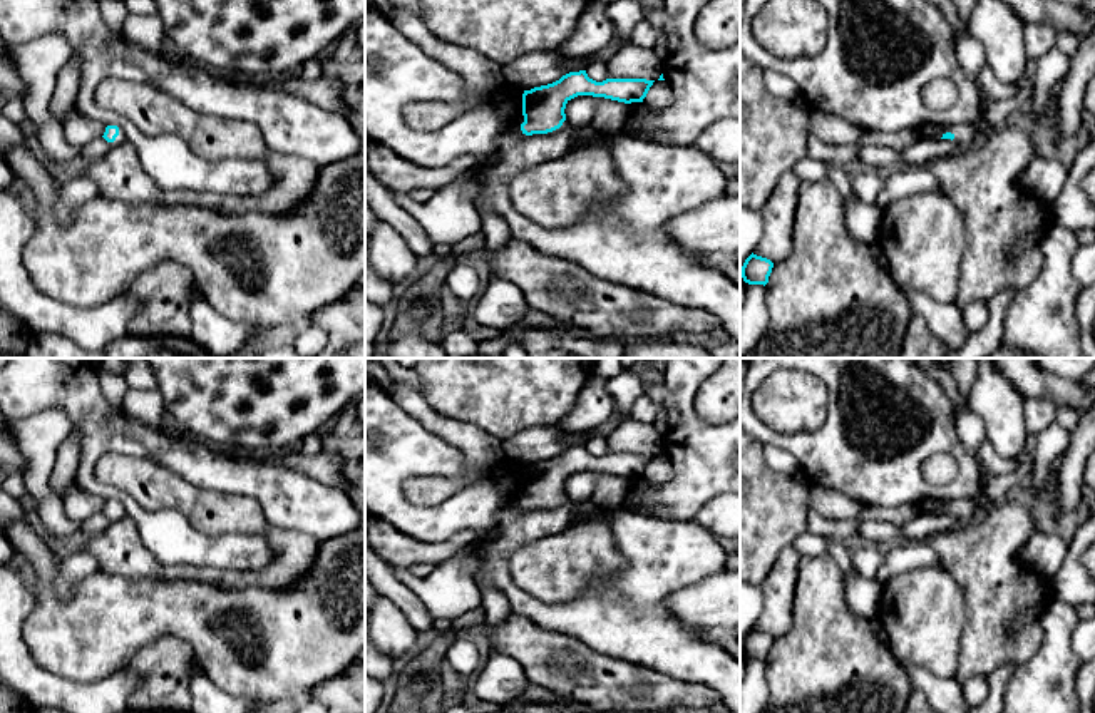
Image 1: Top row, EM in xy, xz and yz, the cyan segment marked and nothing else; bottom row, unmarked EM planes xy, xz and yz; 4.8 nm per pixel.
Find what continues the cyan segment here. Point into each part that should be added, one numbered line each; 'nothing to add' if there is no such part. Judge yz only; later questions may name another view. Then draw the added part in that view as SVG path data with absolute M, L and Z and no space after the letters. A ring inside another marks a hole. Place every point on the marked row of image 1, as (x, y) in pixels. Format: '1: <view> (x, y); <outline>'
1: yz (965, 134); M969 122L951 126L948 132L951 132L954 136L953 141L963 147L974 146L979 141L974 127Z

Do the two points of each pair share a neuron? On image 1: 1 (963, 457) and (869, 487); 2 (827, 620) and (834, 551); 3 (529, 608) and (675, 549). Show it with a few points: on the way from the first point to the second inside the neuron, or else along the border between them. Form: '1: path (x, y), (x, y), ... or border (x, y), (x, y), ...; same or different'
1: path (940, 446), (920, 446), (893, 464); same
2: border (826, 553), (844, 573); different
3: path (566, 613), (611, 613), (638, 586); same

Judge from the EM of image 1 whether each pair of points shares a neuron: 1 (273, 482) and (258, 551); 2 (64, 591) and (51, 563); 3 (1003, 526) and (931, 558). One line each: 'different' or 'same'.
1: same
2: different
3: different

